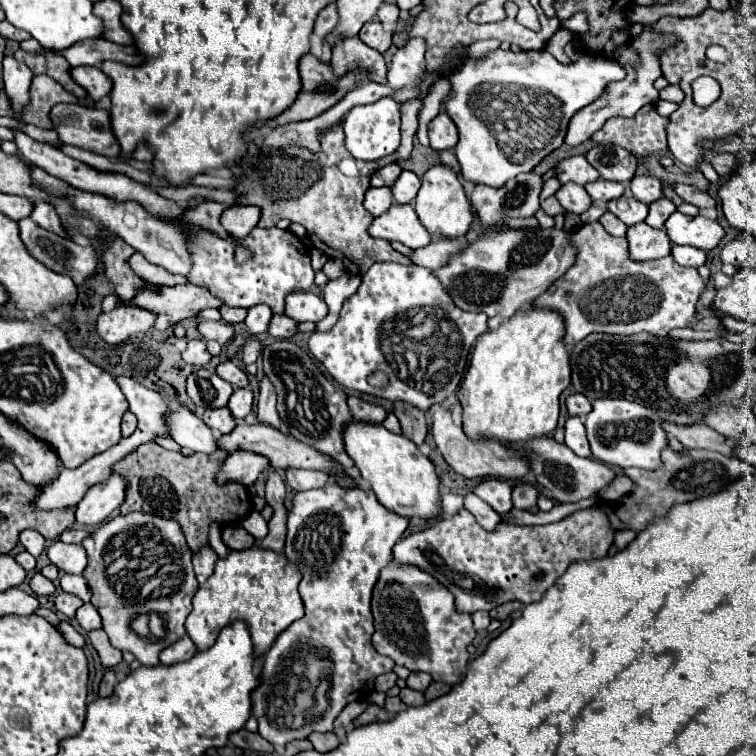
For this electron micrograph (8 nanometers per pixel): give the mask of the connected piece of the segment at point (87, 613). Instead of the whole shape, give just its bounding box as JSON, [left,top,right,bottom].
[77,603,101,631]

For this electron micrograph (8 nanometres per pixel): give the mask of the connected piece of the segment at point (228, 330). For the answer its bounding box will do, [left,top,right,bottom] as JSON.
[197,321,235,345]

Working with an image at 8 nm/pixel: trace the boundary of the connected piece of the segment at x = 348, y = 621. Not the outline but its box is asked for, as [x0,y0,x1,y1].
[251,483,409,747]

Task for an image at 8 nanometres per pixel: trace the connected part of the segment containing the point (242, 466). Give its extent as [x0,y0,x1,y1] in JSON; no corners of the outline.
[217,451,269,485]

